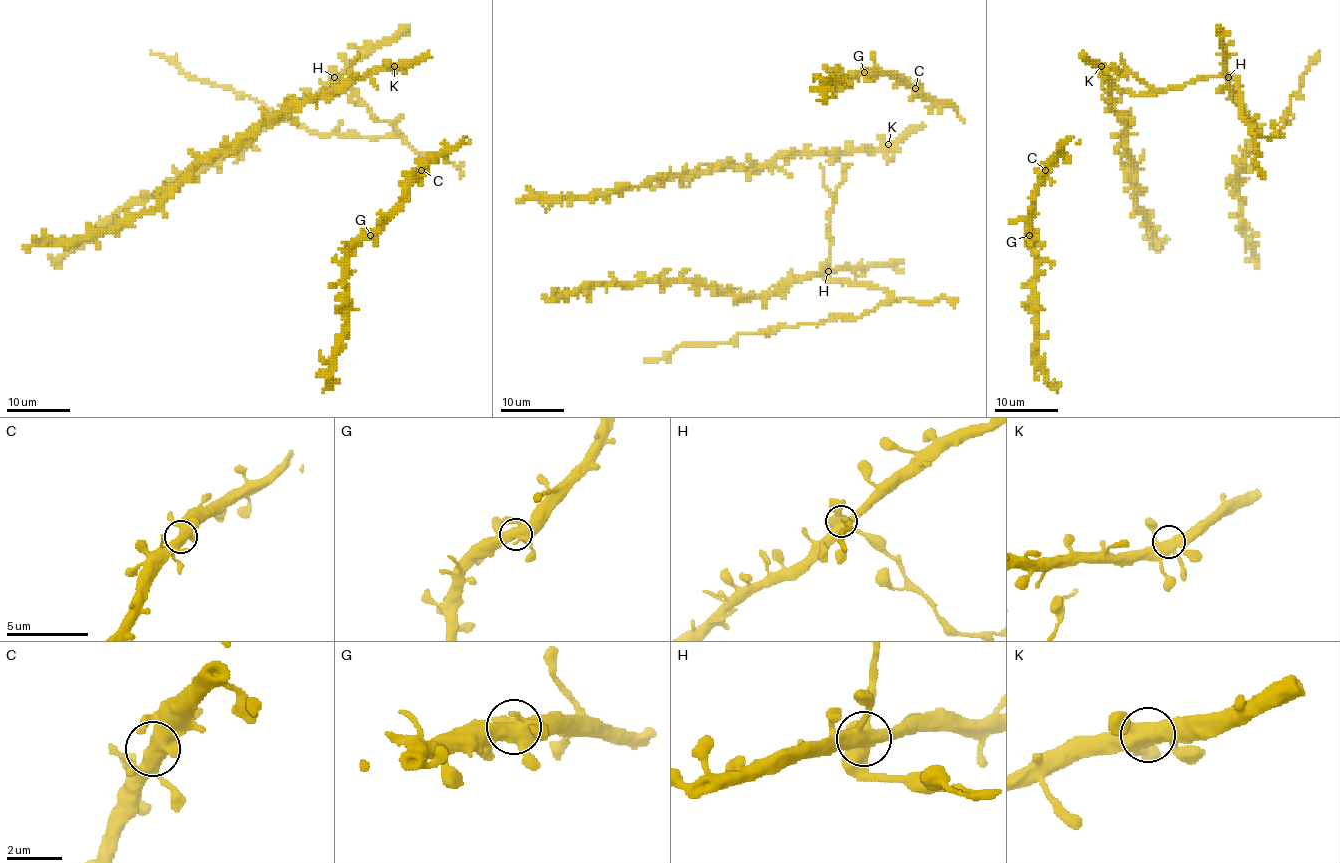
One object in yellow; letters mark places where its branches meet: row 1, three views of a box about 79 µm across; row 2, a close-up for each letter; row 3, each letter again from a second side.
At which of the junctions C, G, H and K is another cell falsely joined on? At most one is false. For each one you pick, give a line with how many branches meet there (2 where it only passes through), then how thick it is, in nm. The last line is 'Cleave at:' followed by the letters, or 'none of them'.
Cleave at: none of them

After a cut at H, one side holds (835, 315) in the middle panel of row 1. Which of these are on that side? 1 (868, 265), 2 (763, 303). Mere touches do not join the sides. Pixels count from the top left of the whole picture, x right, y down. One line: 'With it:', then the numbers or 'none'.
With it: none

